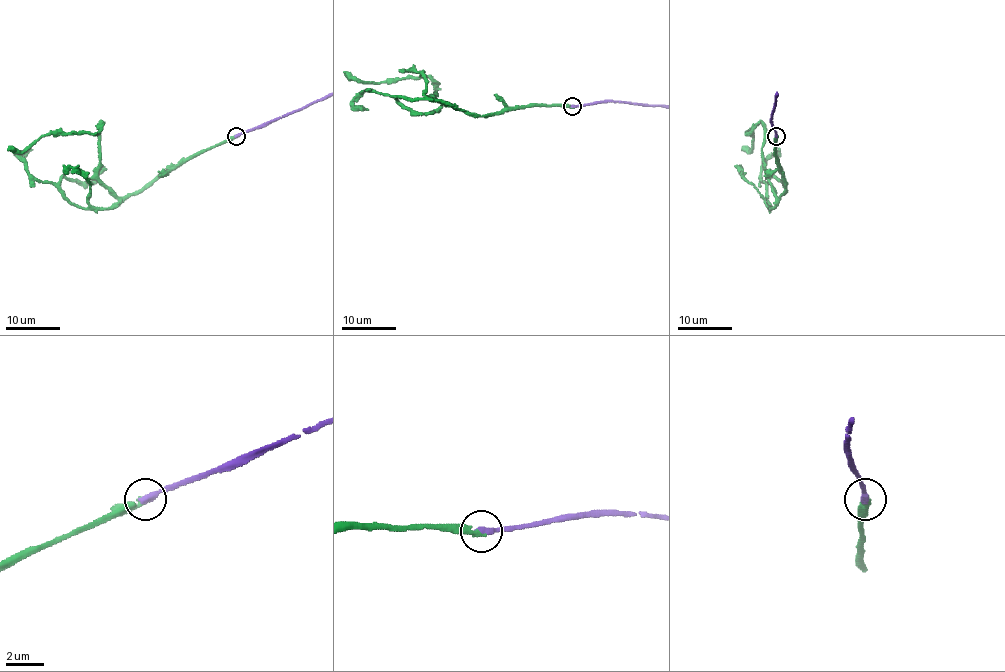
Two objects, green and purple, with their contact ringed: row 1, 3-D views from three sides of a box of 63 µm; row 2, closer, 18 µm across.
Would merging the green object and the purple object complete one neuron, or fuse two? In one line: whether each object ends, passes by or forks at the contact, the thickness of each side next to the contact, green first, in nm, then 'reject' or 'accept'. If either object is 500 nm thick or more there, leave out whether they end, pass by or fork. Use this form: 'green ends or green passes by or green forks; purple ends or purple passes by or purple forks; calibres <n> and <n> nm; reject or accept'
green ends; purple ends; calibres 280 and 360 nm; accept

